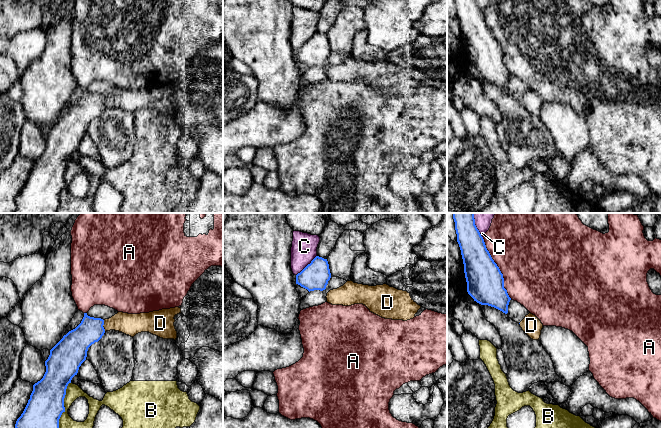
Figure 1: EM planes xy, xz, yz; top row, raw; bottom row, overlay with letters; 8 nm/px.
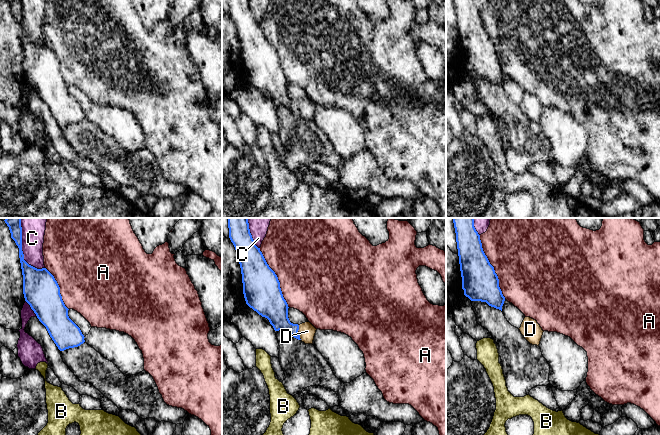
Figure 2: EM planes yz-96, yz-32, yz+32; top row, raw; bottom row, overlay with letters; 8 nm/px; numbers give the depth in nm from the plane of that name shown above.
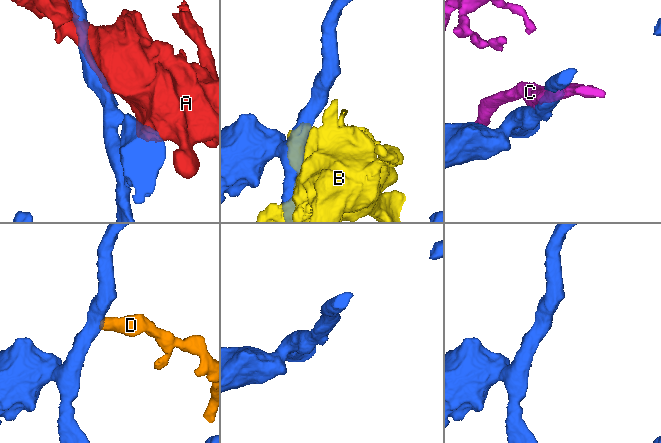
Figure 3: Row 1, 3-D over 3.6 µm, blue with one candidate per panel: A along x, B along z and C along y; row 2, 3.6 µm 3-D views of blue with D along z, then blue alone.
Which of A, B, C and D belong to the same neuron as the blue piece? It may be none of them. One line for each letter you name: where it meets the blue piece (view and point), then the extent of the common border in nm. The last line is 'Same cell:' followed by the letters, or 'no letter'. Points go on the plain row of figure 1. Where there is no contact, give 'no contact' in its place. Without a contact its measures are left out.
D: meets blue in xy at (102, 102); contact 100 nm long
Same cell: D

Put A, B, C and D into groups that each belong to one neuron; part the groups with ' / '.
A / B / C / D

